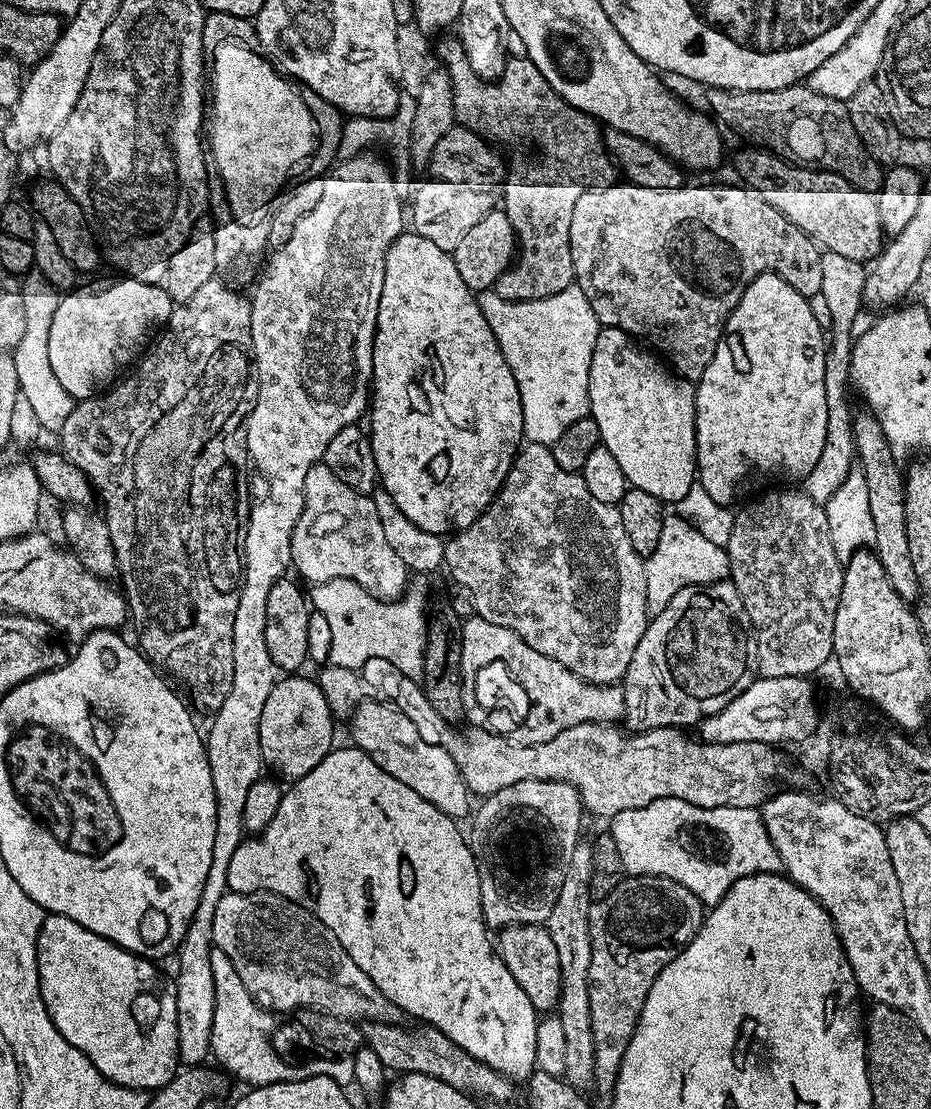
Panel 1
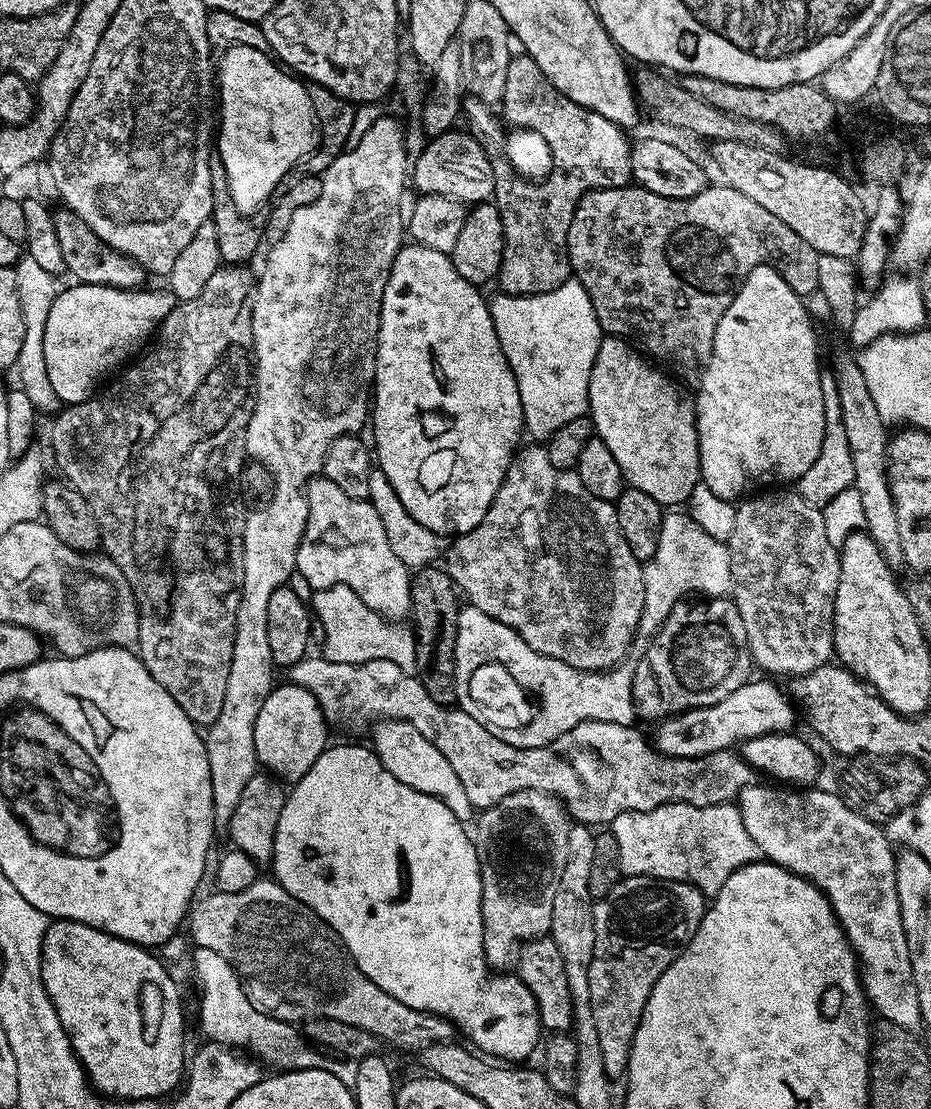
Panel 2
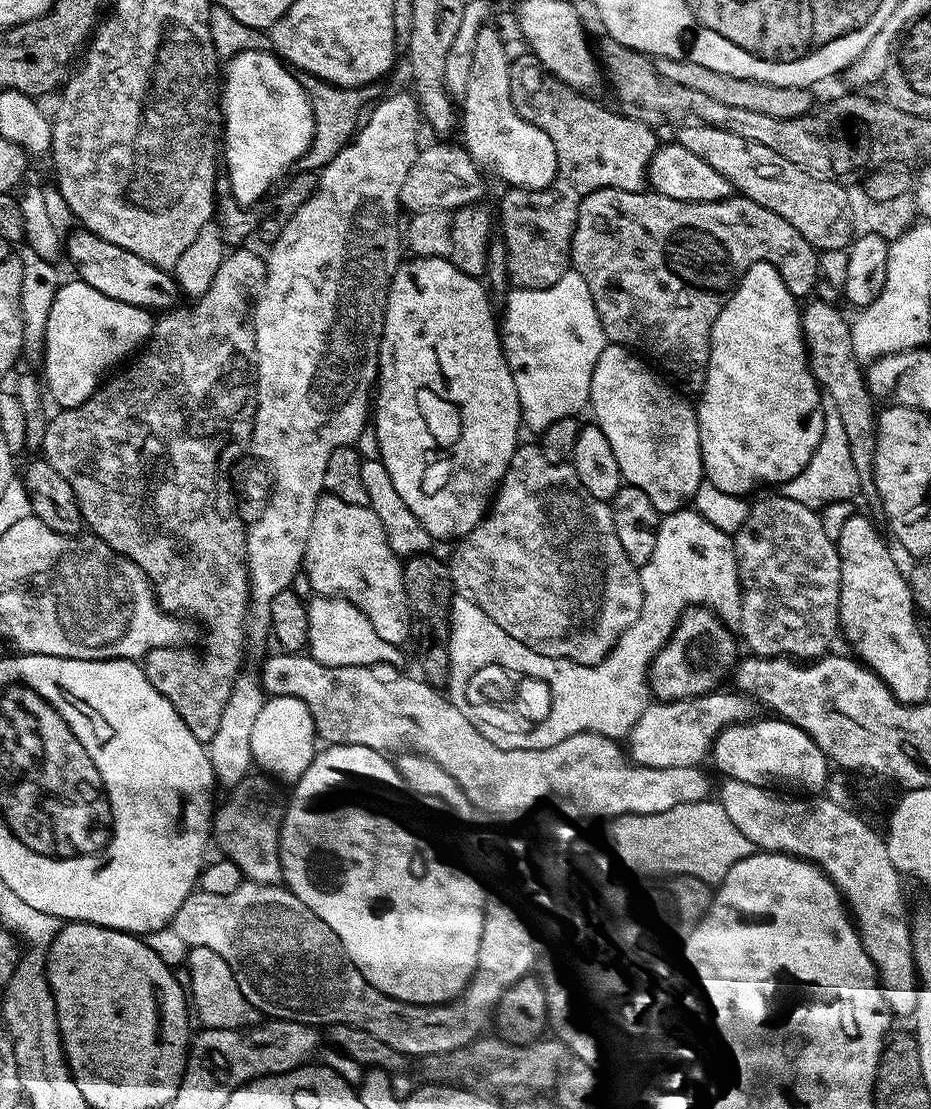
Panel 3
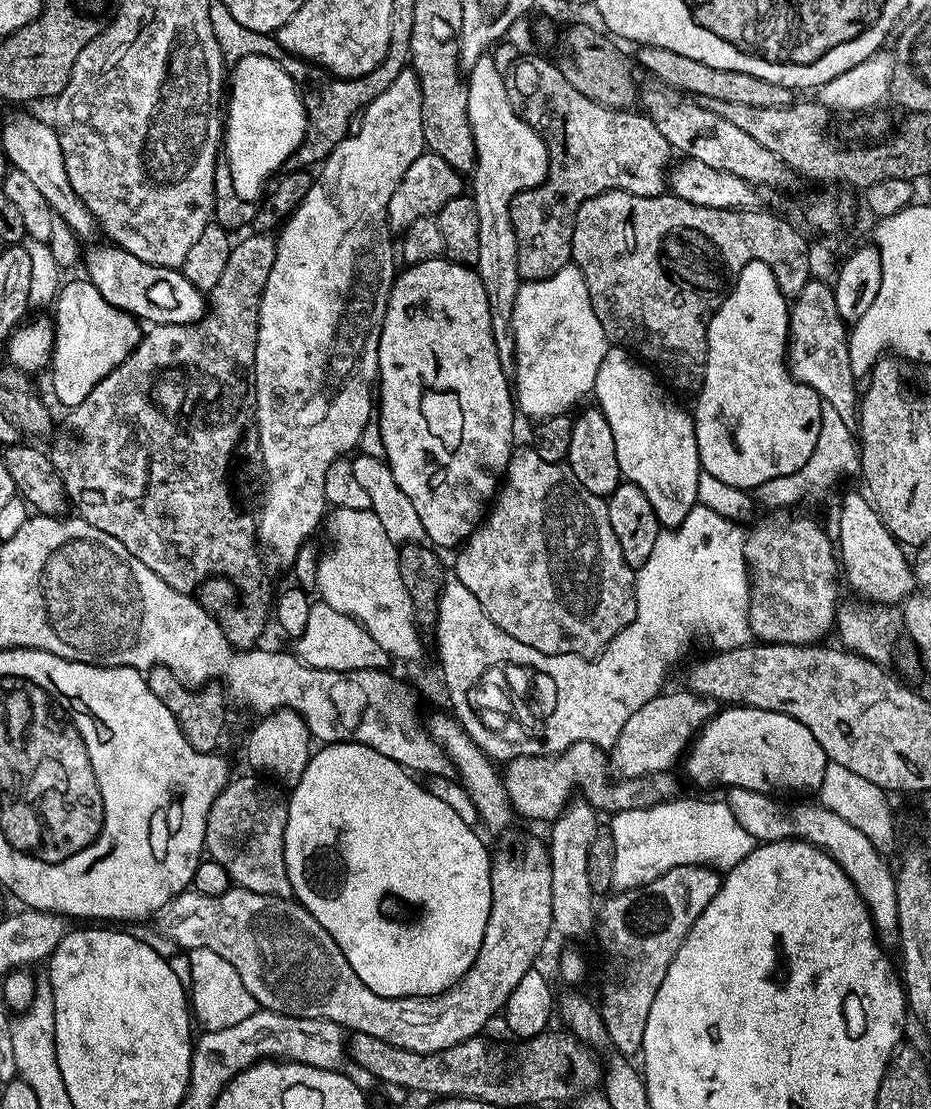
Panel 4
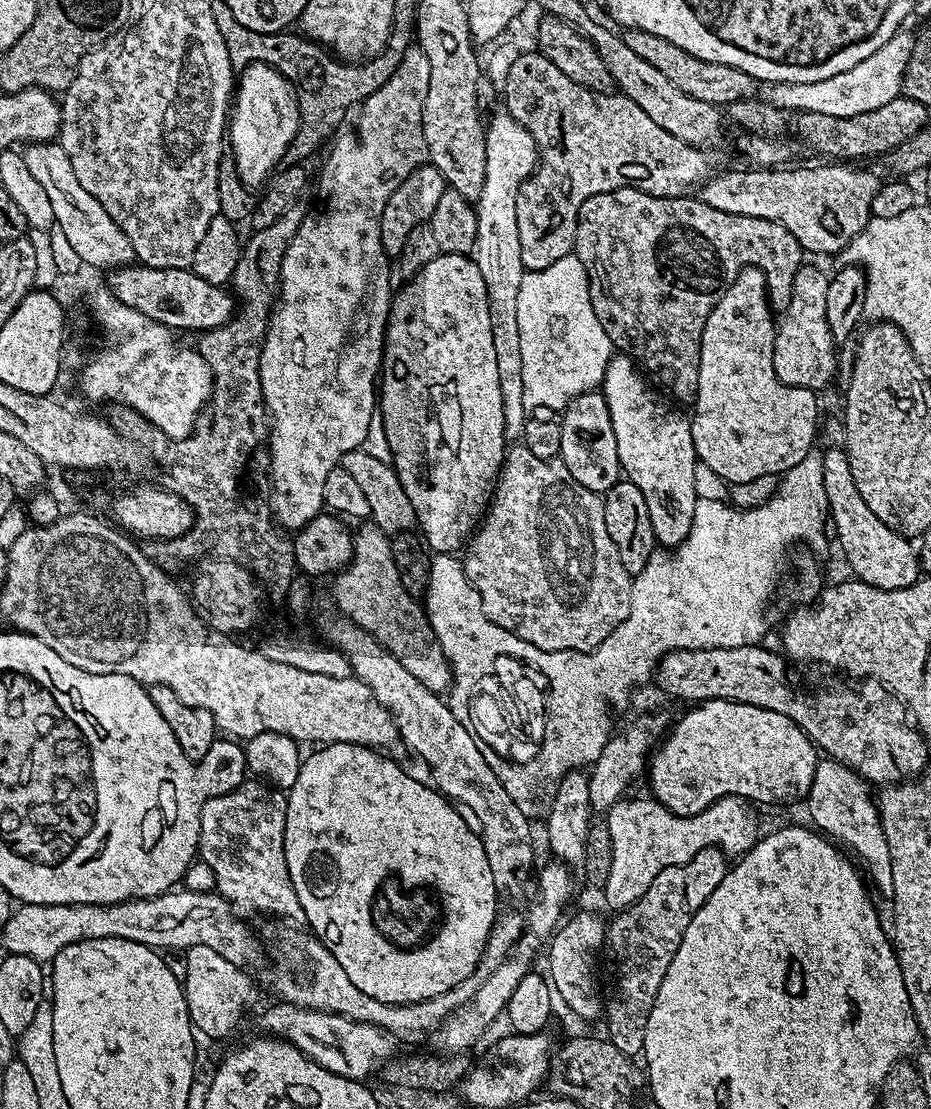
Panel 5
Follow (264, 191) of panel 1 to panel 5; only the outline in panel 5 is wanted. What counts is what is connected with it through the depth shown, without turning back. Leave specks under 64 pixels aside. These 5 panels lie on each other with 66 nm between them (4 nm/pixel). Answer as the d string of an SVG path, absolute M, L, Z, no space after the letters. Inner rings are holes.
M254 63L239 73L234 88L234 107L230 112L230 150L236 159L238 178L247 188L259 189L273 175L274 169L291 148L299 125L300 108L296 104L294 89L281 72L277 72L271 64Z

